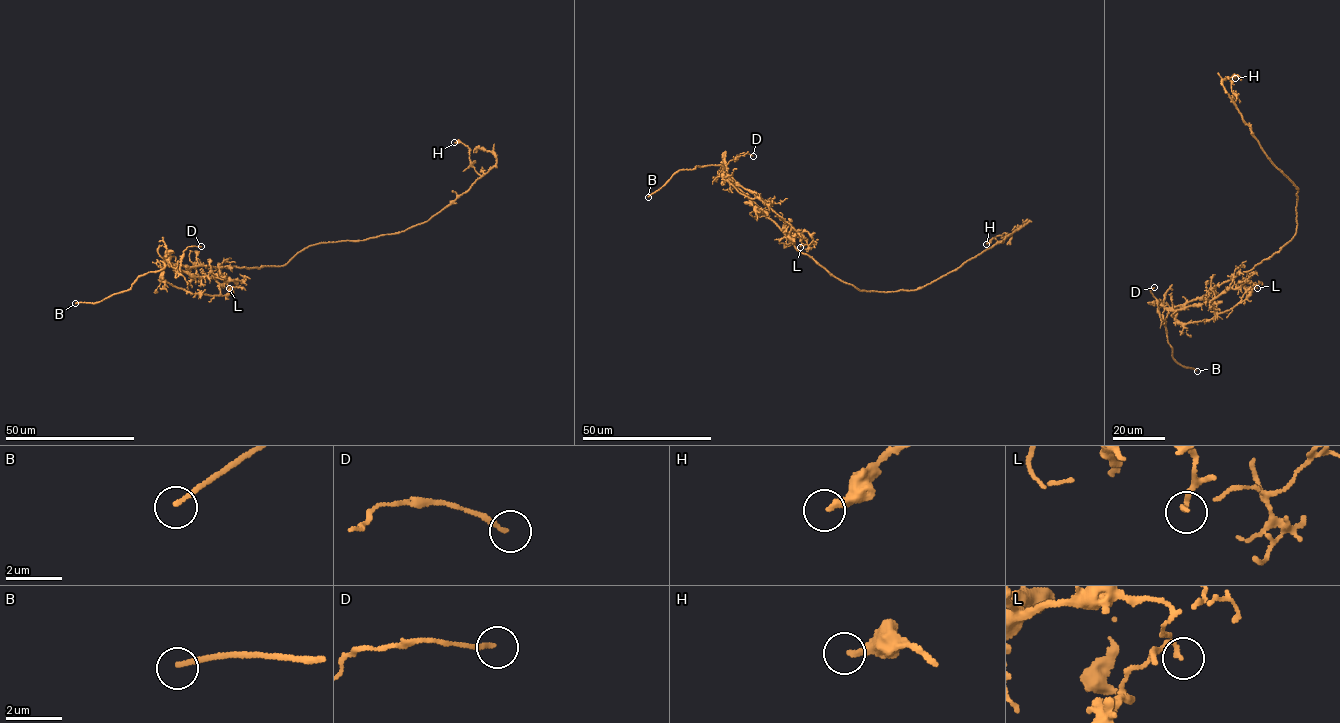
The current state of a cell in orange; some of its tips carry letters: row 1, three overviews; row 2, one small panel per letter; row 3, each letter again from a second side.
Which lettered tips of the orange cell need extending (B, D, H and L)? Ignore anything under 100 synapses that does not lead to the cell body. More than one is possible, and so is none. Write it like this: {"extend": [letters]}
{"extend": ["B"]}

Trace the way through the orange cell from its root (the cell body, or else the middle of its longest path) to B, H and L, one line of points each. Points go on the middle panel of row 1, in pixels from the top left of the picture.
B: (848, 283), (798, 251), (763, 211), (725, 176), (719, 175), (723, 168), (721, 165), (679, 170), (648, 197)
H: (848, 283), (862, 291), (916, 290), (955, 270), (1018, 229), (1010, 234), (997, 235), (986, 244)
L: (848, 283), (798, 251), (774, 222), (723, 174), (739, 193), (759, 198), (789, 223), (801, 238), (800, 247)

